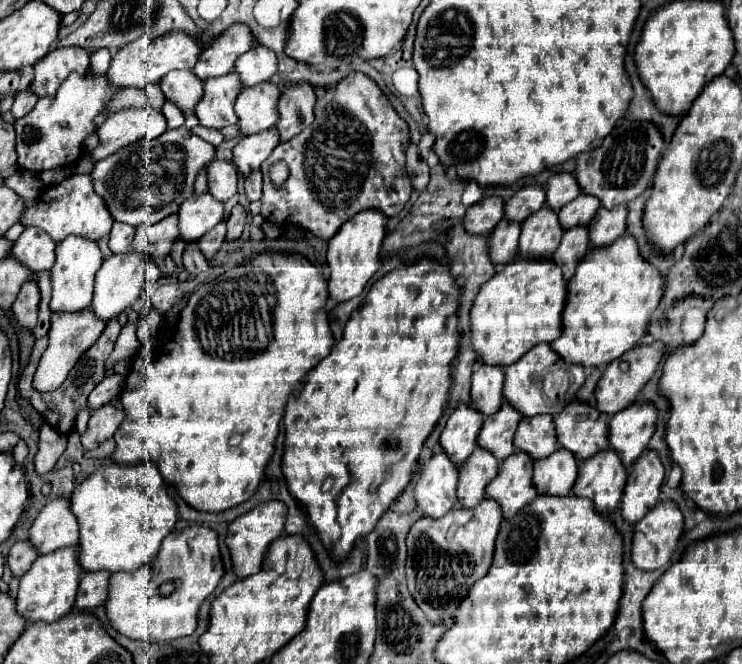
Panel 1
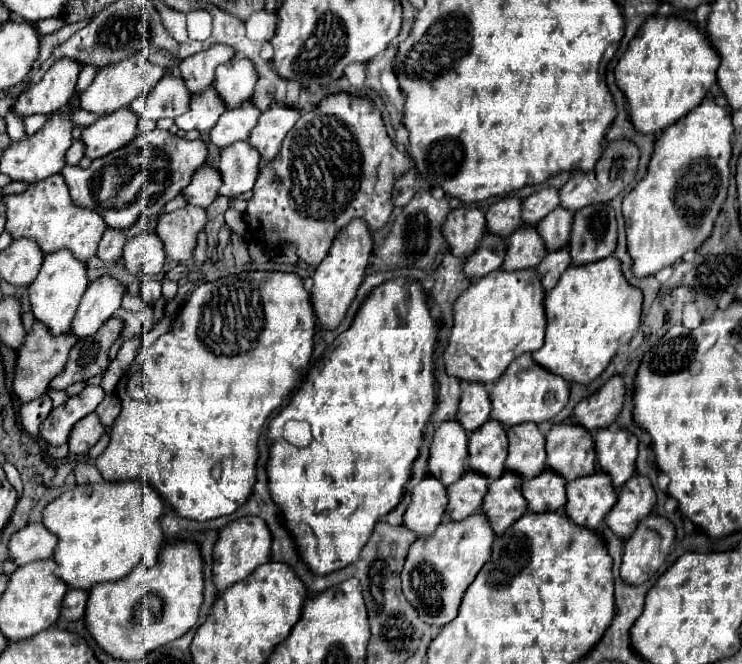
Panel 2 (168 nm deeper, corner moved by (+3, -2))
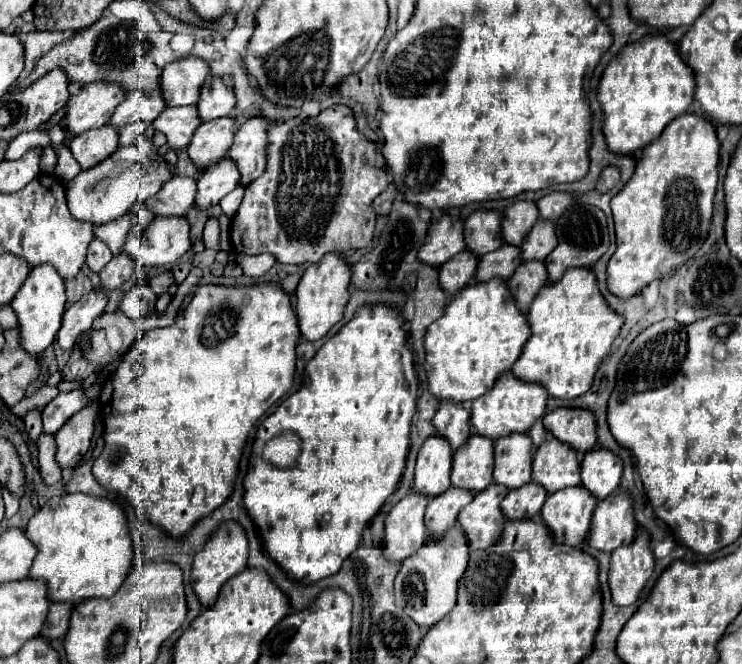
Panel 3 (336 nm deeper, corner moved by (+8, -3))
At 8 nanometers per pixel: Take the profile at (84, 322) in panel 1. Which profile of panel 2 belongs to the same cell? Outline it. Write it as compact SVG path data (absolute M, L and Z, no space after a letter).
M37 322L33 324L33 330L25 334L25 342L21 344L21 348L17 348L13 390L21 404L31 402L47 392L53 376L57 376L65 368L65 360L69 358L69 350L75 346L75 342L77 342L77 338L73 338L73 334L49 336L49 332L45 332L43 324L37 324Z

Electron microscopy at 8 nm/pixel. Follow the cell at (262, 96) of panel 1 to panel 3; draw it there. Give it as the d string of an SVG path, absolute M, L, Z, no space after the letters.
M218 117L216 121L206 121L196 129L188 145L188 155L198 169L214 165L228 153L234 137L234 127L234 117Z

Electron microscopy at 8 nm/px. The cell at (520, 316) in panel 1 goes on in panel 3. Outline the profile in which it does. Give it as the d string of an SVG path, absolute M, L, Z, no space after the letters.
M500 277L492 281L476 281L460 289L454 299L448 303L440 321L434 321L426 333L426 373L430 393L440 399L452 401L474 401L488 393L500 373L512 369L514 361L520 357L520 349L524 349L524 341L528 341L528 321L524 321L524 313L520 313L516 301L508 293L508 283L500 281Z

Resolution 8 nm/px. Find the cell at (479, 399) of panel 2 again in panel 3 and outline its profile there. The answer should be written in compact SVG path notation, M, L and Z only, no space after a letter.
M442 401L438 413L434 415L434 427L438 435L446 437L456 451L472 433L472 429L468 429L466 405L456 405L456 401Z

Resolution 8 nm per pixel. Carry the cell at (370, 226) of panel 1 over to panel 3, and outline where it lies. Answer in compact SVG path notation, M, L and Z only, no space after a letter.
M328 253L328 257L322 257L318 263L310 265L298 287L296 287L296 313L298 313L298 323L300 323L300 333L308 339L308 341L316 341L320 337L324 337L344 315L344 307L348 303L350 297L350 265L342 259L340 253Z

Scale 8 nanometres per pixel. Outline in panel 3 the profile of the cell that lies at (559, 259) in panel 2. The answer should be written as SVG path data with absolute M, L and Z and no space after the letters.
M524 261L508 281L512 295L522 313L528 313L528 305L534 301L540 287L548 283L548 271L544 269L544 261Z

